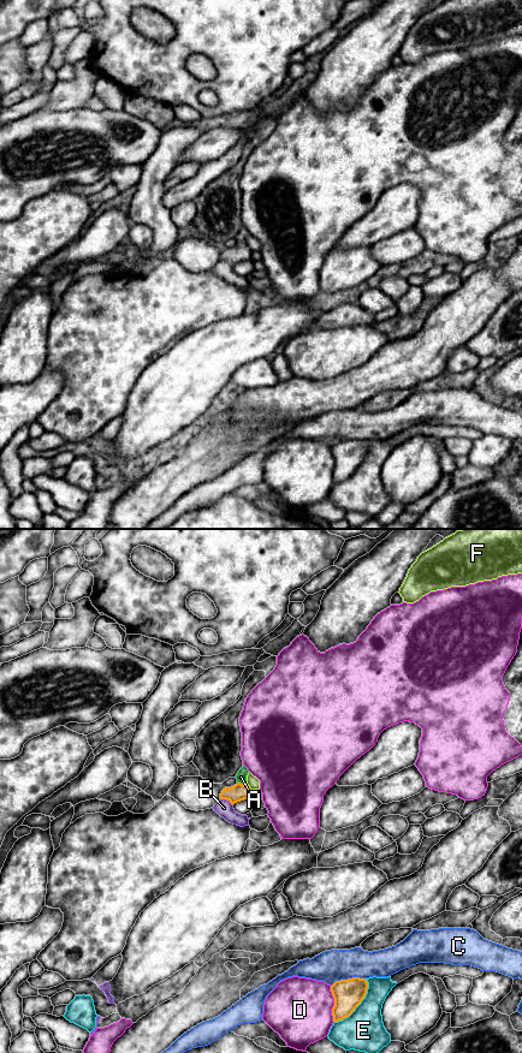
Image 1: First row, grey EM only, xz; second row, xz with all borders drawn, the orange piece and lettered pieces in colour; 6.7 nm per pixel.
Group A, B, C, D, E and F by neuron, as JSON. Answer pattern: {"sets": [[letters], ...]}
{"sets": [["A"], ["B"], ["C"], ["D"], ["E"], ["F"]]}

